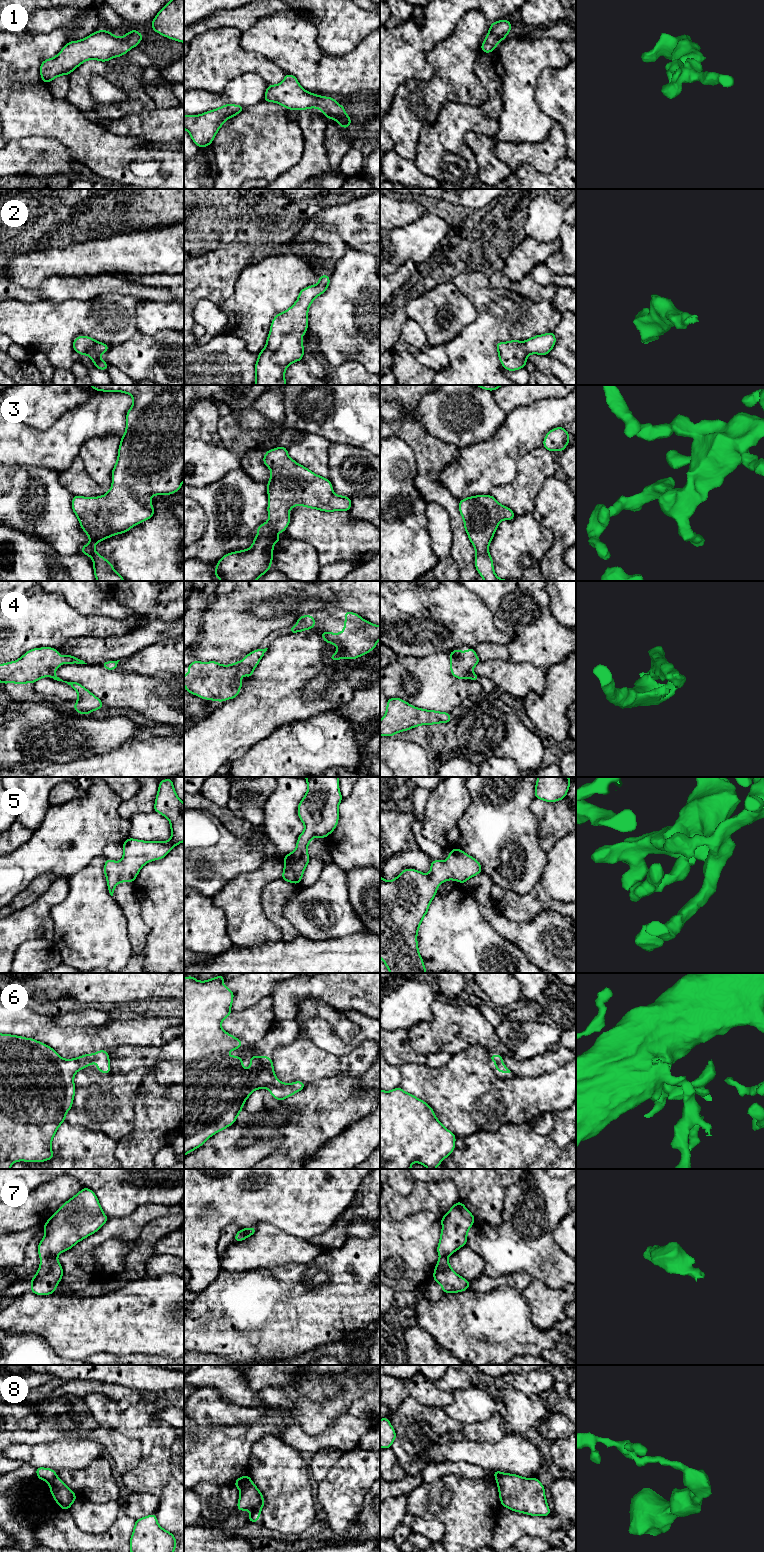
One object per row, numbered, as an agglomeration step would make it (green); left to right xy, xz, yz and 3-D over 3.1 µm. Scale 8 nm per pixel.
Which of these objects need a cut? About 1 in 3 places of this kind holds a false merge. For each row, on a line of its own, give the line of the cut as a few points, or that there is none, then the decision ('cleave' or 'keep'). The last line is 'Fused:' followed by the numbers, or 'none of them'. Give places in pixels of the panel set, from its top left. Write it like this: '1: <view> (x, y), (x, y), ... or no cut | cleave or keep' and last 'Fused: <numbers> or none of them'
1: no cut | keep
2: no cut | keep
3: no cut | keep
4: no cut | keep
5: no cut | keep
6: no cut | keep
7: no cut | keep
8: xz (252, 1483), (240, 1491) | cleave
Fused: 8

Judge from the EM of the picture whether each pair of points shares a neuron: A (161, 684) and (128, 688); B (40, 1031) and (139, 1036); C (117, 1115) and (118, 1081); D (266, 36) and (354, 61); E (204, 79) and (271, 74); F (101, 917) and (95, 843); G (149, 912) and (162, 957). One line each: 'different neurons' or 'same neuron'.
A: same neuron
B: same neuron
C: same neuron
D: same neuron
E: same neuron
F: different neurons
G: same neuron

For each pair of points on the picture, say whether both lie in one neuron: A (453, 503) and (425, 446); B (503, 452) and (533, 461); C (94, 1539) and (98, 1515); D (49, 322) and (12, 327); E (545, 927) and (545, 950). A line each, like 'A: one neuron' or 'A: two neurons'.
A: one neuron
B: two neurons
C: two neurons
D: one neuron
E: one neuron

